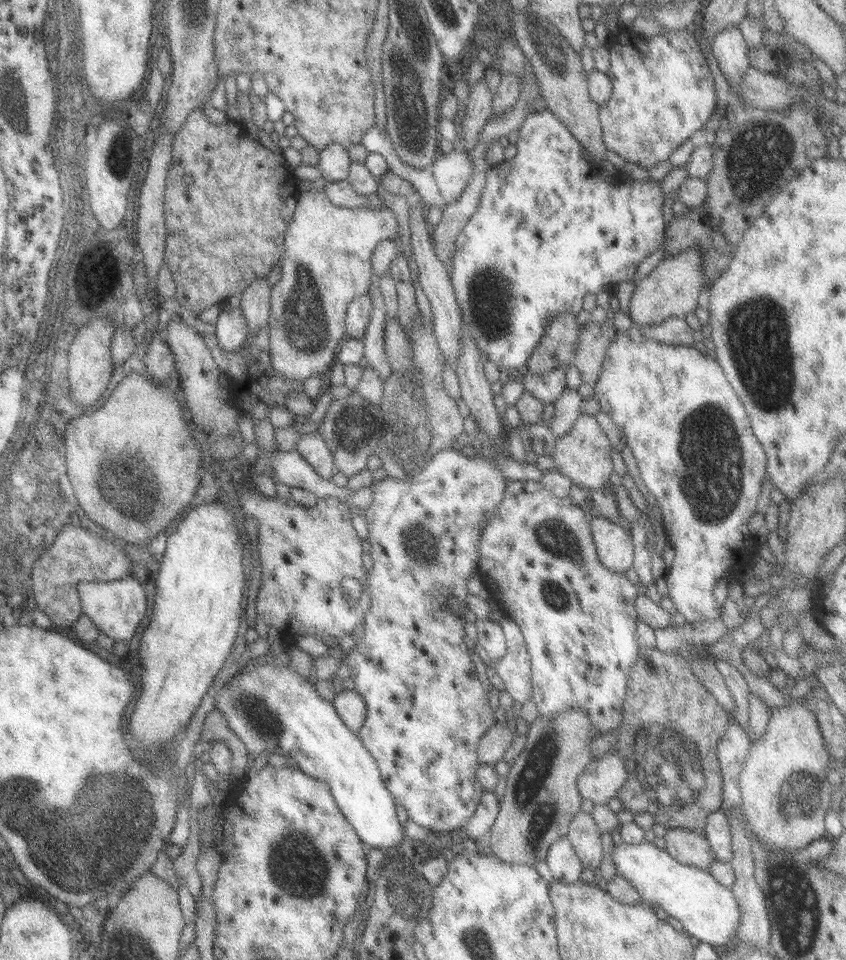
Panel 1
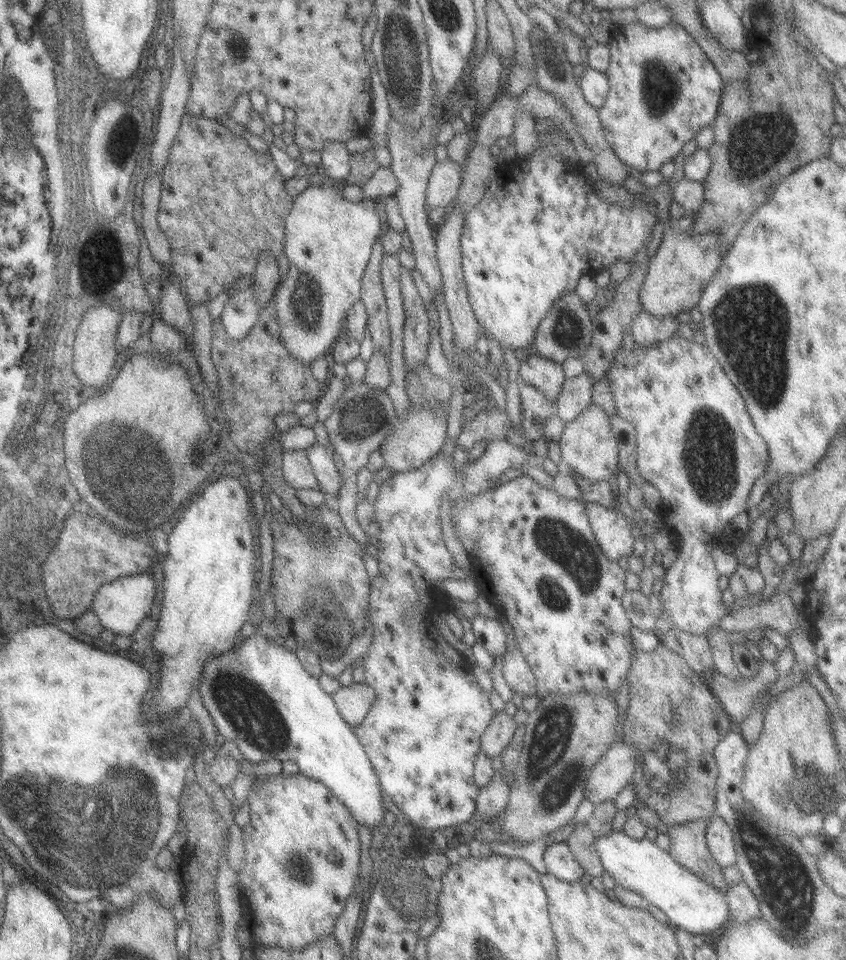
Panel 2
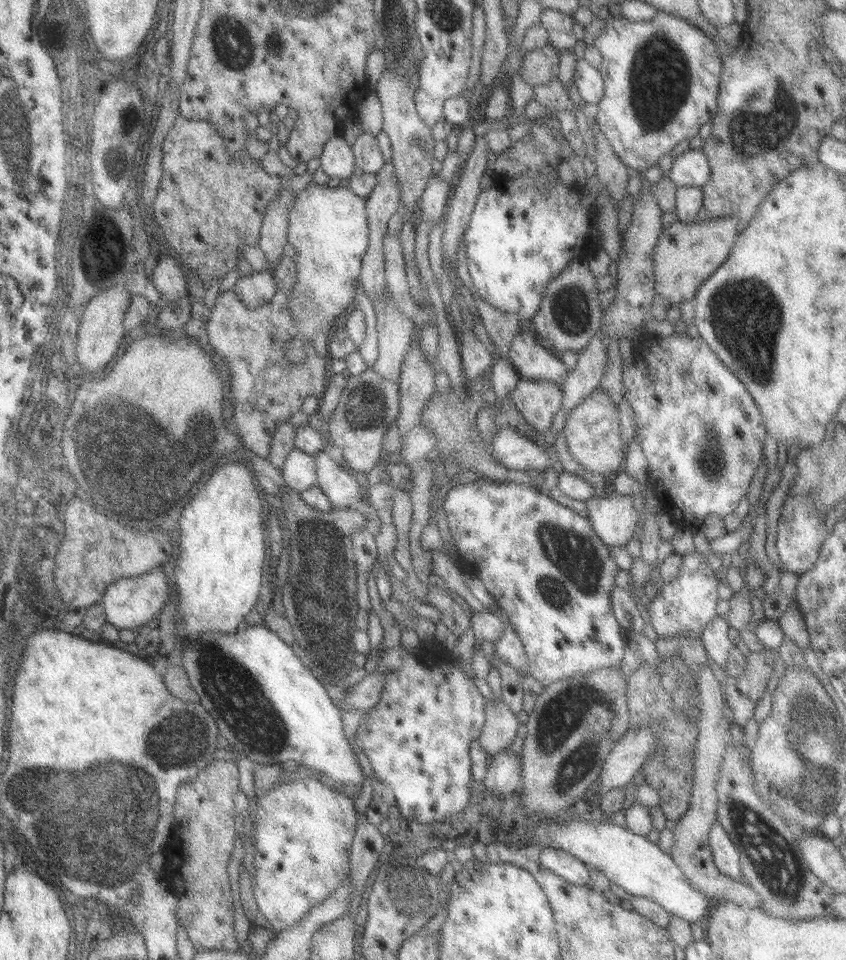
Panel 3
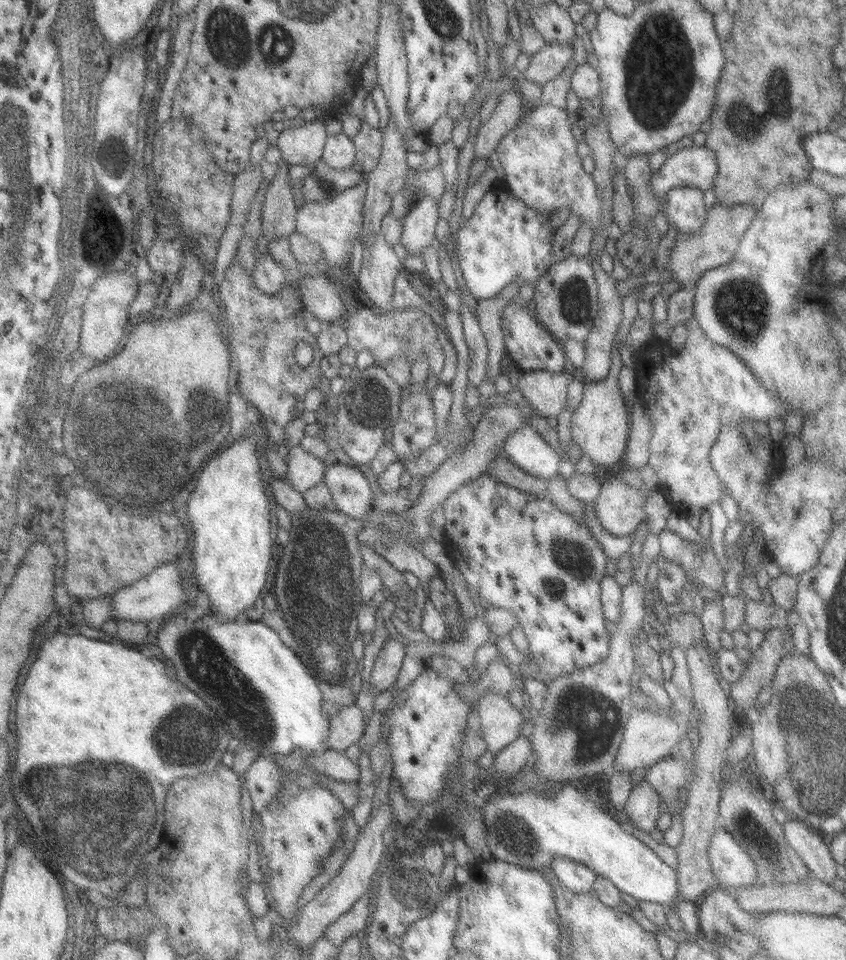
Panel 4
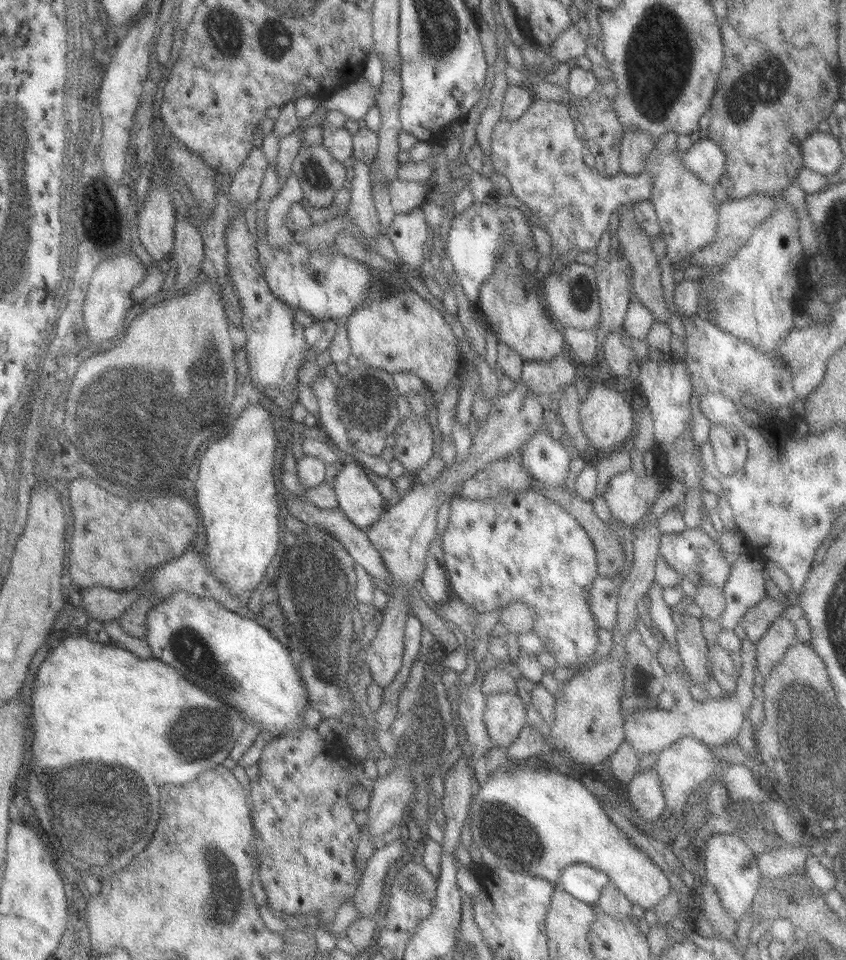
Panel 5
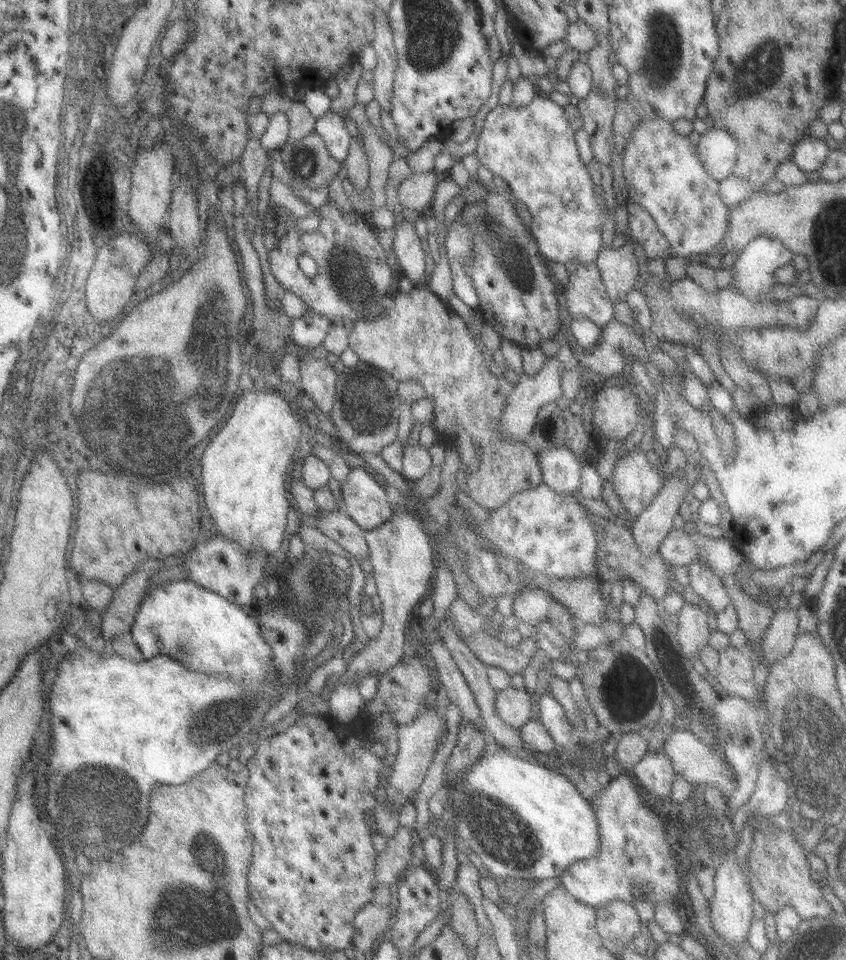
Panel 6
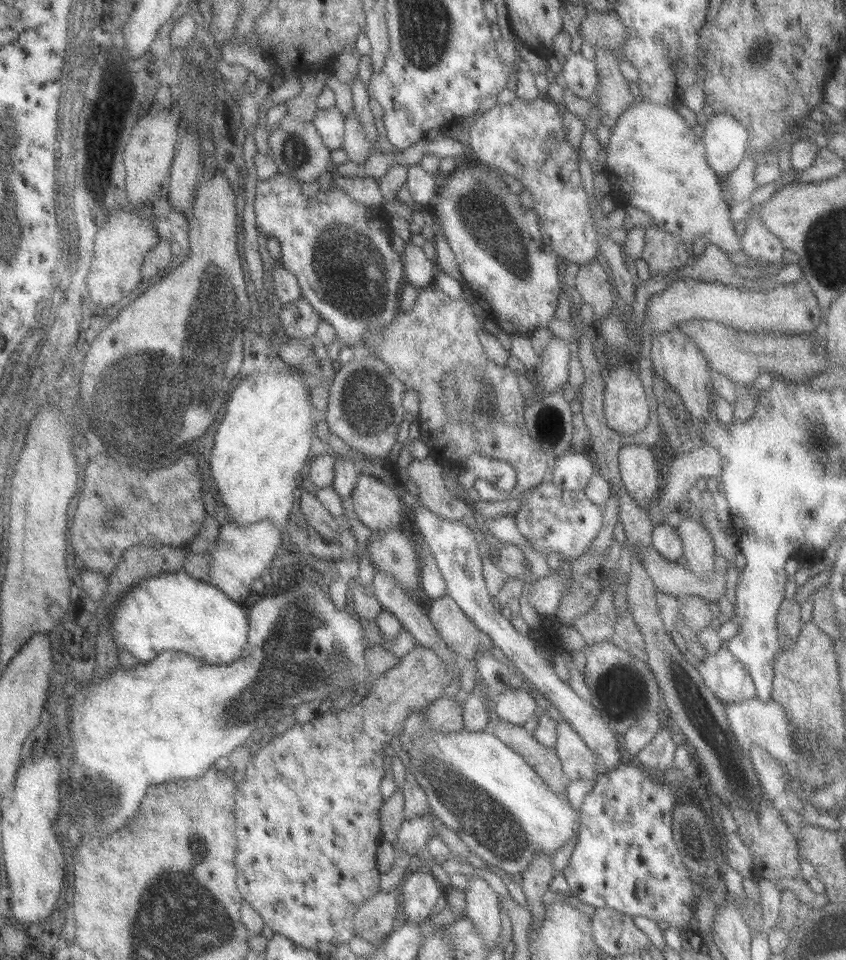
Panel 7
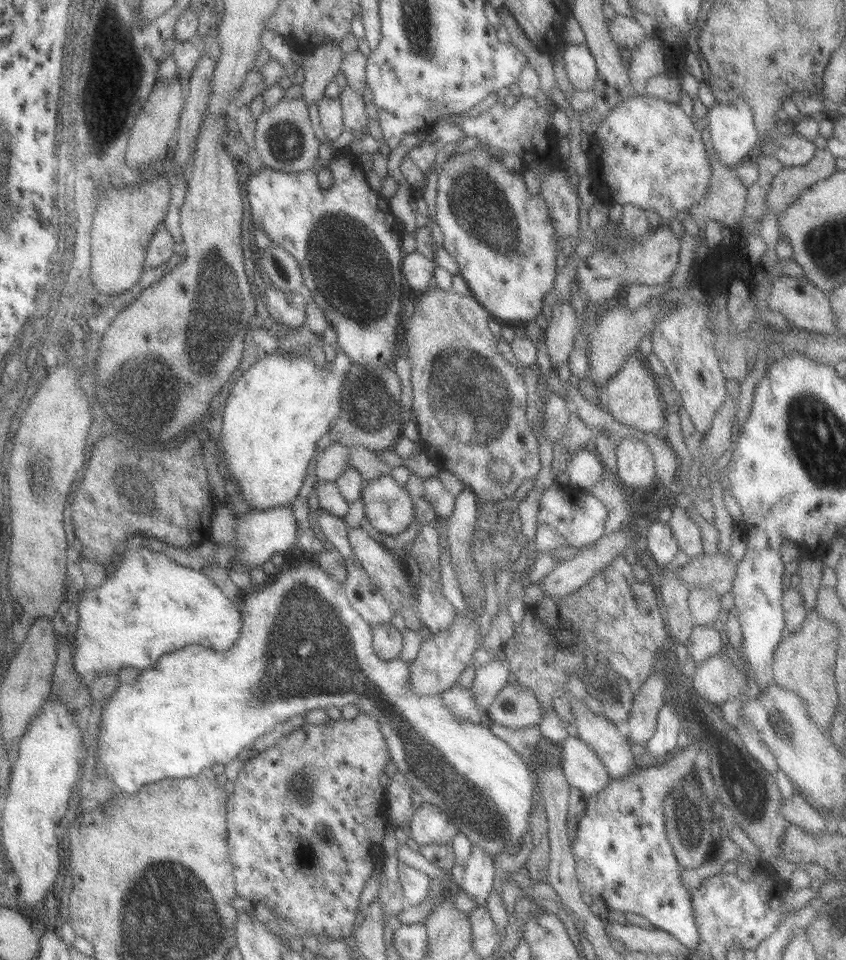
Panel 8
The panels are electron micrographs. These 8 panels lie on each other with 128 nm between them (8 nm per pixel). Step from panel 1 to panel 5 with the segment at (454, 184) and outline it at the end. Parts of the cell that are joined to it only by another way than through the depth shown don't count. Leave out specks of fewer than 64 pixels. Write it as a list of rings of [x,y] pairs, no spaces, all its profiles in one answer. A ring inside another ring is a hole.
[[[421,209],[407,214],[396,214],[383,234],[391,241],[395,254],[401,259],[399,264],[407,271],[416,273],[422,264],[425,244],[430,235]]]

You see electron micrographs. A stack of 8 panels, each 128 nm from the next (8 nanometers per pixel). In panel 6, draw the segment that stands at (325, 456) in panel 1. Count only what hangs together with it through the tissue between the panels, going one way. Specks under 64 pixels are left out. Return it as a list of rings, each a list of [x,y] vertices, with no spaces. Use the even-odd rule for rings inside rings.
[[[351,468],[347,478],[339,483],[341,490],[342,510],[352,520],[352,522],[360,527],[364,532],[377,528],[385,522],[389,522],[393,516],[394,506],[387,499],[387,492],[384,488],[372,478],[366,468]]]

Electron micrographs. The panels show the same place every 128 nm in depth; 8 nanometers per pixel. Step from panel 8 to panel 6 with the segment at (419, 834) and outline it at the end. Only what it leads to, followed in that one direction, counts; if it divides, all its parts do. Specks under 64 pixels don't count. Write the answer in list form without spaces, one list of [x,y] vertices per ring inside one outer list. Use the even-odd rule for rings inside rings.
[[[400,826],[388,837],[383,852],[376,854],[373,879],[377,886],[393,887],[410,866],[409,828]]]

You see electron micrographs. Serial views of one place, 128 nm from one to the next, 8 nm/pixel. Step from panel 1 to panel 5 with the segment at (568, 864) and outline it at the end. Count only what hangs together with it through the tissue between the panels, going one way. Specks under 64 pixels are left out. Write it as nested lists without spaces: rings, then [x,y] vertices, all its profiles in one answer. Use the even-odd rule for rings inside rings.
[[[579,864],[567,866],[557,876],[554,887],[559,887],[572,898],[585,905],[595,905],[599,894],[609,886],[609,879],[600,871]]]

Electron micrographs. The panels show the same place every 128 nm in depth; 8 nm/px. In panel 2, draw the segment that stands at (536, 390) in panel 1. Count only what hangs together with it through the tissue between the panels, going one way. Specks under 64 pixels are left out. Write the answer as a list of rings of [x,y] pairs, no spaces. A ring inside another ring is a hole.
[[[530,352],[519,355],[518,381],[543,394],[553,402],[564,382],[561,365]]]

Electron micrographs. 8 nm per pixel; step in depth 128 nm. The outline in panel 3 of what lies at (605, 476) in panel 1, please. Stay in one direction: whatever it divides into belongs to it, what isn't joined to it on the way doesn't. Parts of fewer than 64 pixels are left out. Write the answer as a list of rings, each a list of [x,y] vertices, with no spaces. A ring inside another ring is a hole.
[[[598,387],[565,416],[562,428],[567,453],[583,470],[606,476],[617,474],[622,467],[626,446],[621,441],[618,413],[609,396]]]

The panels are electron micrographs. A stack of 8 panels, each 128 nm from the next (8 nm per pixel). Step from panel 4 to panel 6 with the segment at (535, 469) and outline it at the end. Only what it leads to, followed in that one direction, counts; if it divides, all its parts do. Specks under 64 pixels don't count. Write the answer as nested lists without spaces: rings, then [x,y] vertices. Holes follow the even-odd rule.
[[[564,445],[549,446],[535,452],[541,471],[540,482],[557,494],[575,493],[583,461],[578,460]]]

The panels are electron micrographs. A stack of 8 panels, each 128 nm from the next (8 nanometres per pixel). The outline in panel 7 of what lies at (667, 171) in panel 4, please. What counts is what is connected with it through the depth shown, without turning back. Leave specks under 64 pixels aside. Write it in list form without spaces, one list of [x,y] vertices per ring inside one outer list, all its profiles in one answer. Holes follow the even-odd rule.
[[[515,97],[511,102],[496,104],[482,112],[469,129],[468,146],[471,148],[472,156],[480,166],[485,166],[493,171],[501,172],[500,175],[509,181],[516,192],[521,189],[529,192],[531,197],[531,208],[538,218],[538,230],[541,242],[563,259],[566,264],[584,264],[592,262],[598,250],[598,236],[593,231],[592,218],[589,215],[589,204],[579,171],[577,170],[578,159],[574,149],[565,138],[562,125],[562,117],[557,112],[555,103],[546,97],[530,101]],[[712,114],[702,119],[700,136],[707,166],[716,176],[726,176],[746,154],[747,133],[728,114]]]

